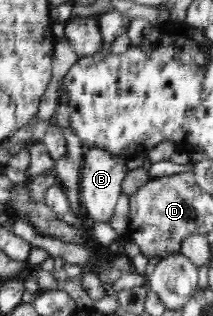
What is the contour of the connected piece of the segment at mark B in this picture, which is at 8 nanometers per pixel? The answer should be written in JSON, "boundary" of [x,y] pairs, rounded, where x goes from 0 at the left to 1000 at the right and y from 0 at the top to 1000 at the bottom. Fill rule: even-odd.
{"boundary":[[[408,475],[376,551],[380,646],[408,703],[521,703],[549,633],[568,617],[573,570],[601,547],[592,500],[512,491],[498,478]]]}

